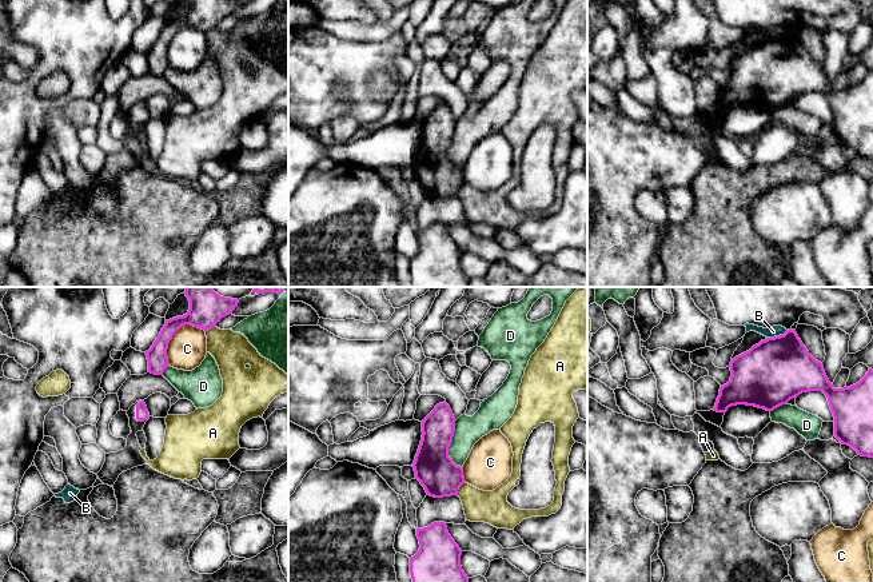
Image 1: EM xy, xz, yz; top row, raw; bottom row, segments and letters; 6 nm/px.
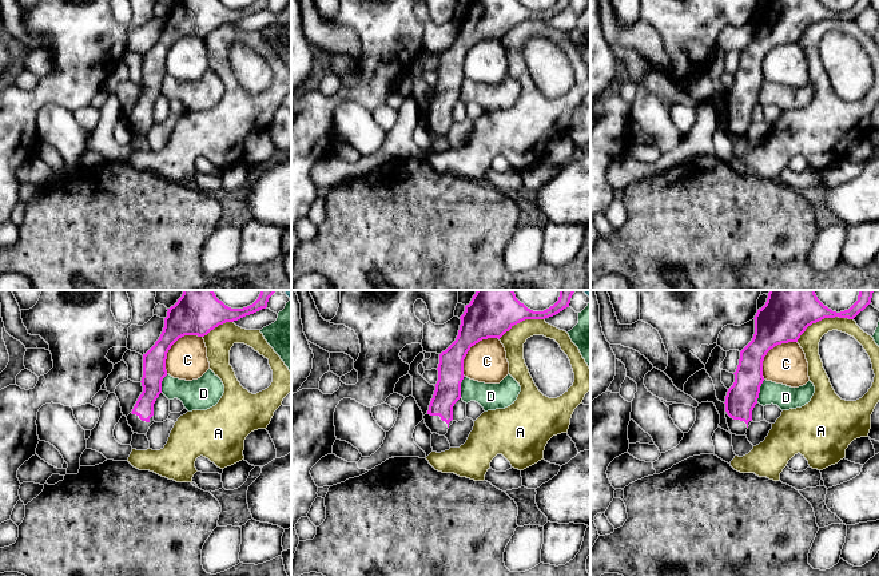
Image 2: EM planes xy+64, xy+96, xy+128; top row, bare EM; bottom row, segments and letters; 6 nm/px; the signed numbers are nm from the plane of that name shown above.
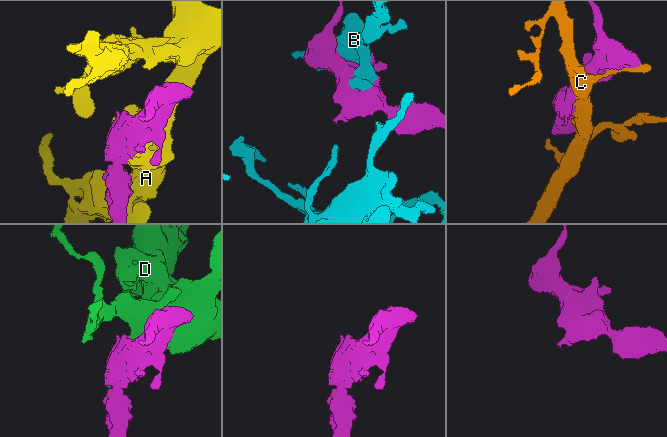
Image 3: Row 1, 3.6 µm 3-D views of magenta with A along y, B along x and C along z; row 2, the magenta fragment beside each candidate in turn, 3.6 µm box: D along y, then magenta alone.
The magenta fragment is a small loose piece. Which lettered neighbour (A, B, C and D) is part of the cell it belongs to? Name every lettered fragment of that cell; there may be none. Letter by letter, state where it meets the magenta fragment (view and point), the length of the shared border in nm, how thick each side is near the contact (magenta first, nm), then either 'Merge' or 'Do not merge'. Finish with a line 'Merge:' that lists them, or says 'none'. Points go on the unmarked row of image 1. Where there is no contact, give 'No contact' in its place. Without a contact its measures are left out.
A: Touches magenta at xz (458, 190). Shared border 90 nm. Thickness 240 nm (magenta) against 200 nm. Do not merge
B: Touches magenta at yz (777, 38). Shared border 140 nm. Thickness 400 nm (magenta) against 70 nm. Do not merge
C: Touches magenta at xy (172, 36). Shared border 300 nm. Thickness 180 nm (magenta) against 240 nm. Do not merge
D: Touches magenta at xz (449, 147). Shared border 300 nm. Thickness 240 nm (magenta) against 170 nm. Do not merge
Merge: none

